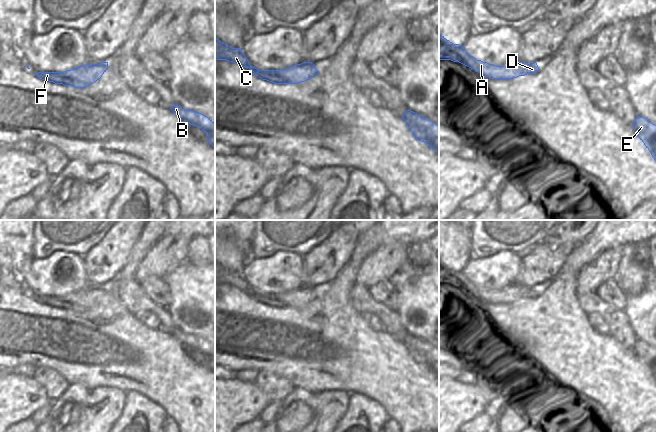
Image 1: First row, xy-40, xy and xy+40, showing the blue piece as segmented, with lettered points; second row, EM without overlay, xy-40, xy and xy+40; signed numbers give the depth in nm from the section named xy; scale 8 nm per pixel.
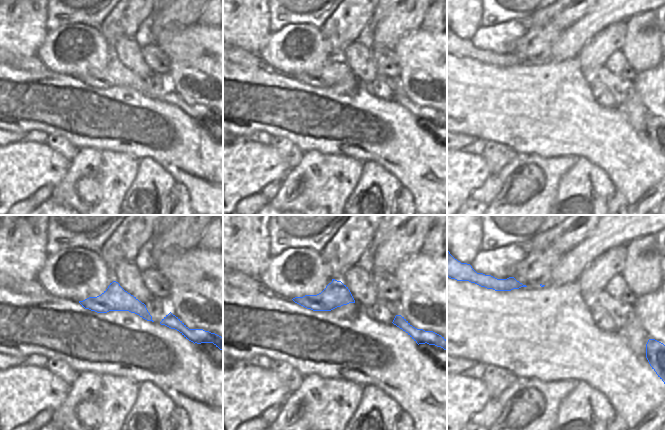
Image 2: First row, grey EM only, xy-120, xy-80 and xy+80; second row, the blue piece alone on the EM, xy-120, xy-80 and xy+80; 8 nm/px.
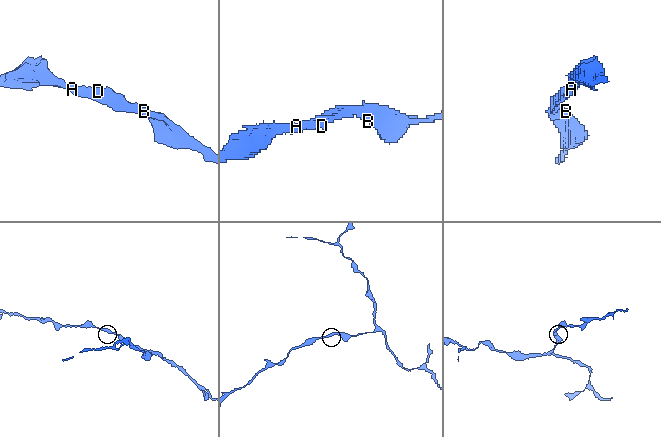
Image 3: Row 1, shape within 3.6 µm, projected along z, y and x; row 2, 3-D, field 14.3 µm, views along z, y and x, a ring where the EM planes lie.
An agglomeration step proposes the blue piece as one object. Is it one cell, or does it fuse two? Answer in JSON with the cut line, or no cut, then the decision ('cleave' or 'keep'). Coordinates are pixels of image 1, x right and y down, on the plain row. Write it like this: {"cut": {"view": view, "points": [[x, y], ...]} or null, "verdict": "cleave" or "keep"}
{"cut": null, "verdict": "keep"}

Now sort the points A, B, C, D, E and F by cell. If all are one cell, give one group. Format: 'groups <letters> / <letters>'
groups A B C D E F

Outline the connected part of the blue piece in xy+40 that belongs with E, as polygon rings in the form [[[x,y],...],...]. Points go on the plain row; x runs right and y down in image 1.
[[[637,340],[634,345],[634,353],[654,384],[656,384],[656,349],[643,340]]]

